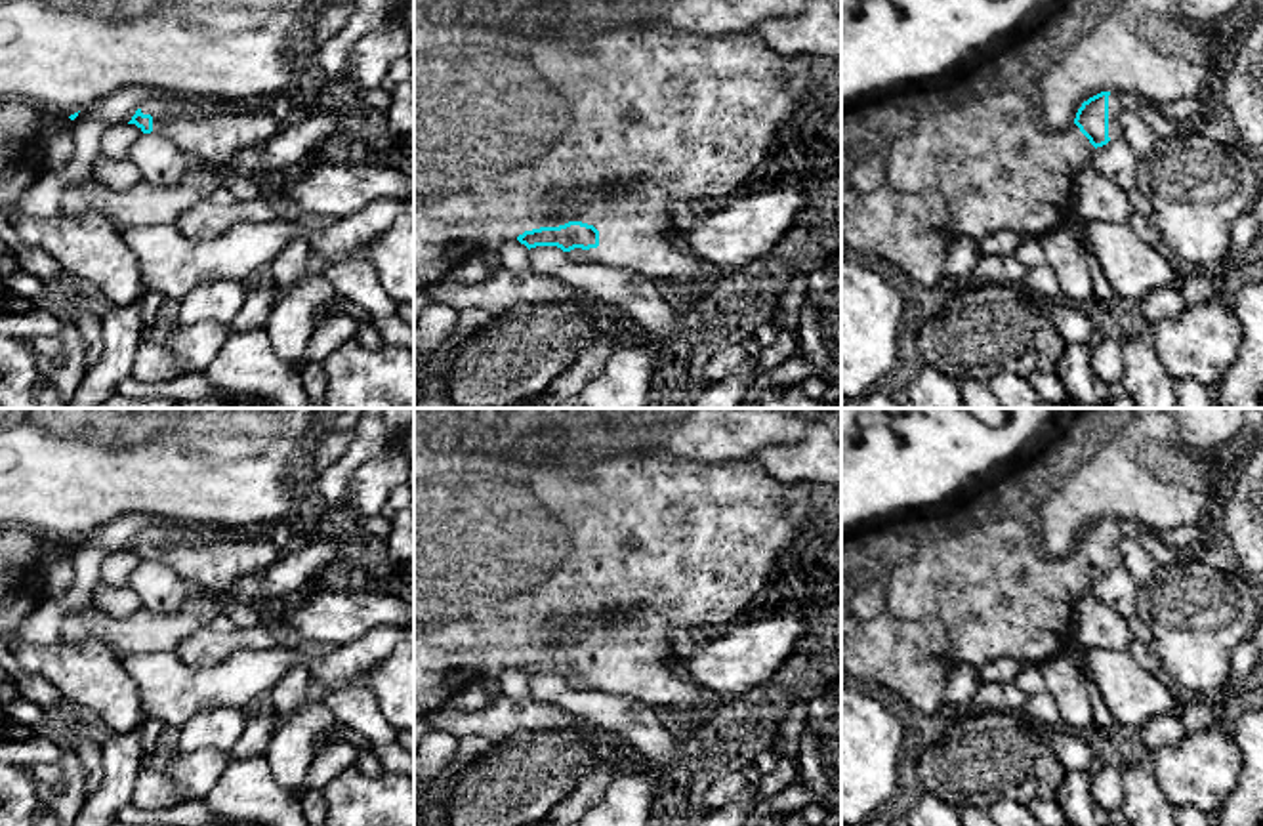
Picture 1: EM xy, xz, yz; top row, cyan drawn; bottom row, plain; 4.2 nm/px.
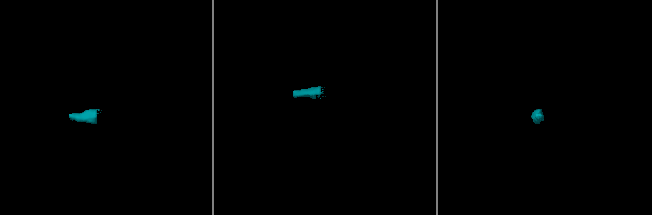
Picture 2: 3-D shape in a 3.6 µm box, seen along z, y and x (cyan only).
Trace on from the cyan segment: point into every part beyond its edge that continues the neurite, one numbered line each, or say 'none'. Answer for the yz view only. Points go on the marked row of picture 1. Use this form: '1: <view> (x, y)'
1: yz (1115, 107)

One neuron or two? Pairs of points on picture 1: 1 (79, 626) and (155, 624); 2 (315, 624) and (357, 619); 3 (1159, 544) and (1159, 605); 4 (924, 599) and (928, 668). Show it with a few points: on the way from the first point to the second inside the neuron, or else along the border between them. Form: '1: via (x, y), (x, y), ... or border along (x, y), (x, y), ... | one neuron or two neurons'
1: via (98, 626), (136, 628) | one neuron
2: via (325, 619), (348, 619) | one neuron
3: border along (1183, 556), (1160, 567) | two neurons
4: border along (888, 611), (901, 619), (935, 617), (954, 651) | two neurons

